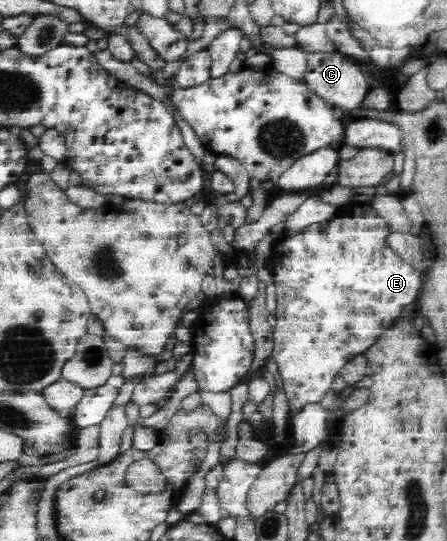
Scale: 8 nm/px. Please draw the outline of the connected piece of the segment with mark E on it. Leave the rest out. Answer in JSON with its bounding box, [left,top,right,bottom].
[269,202,423,419]

